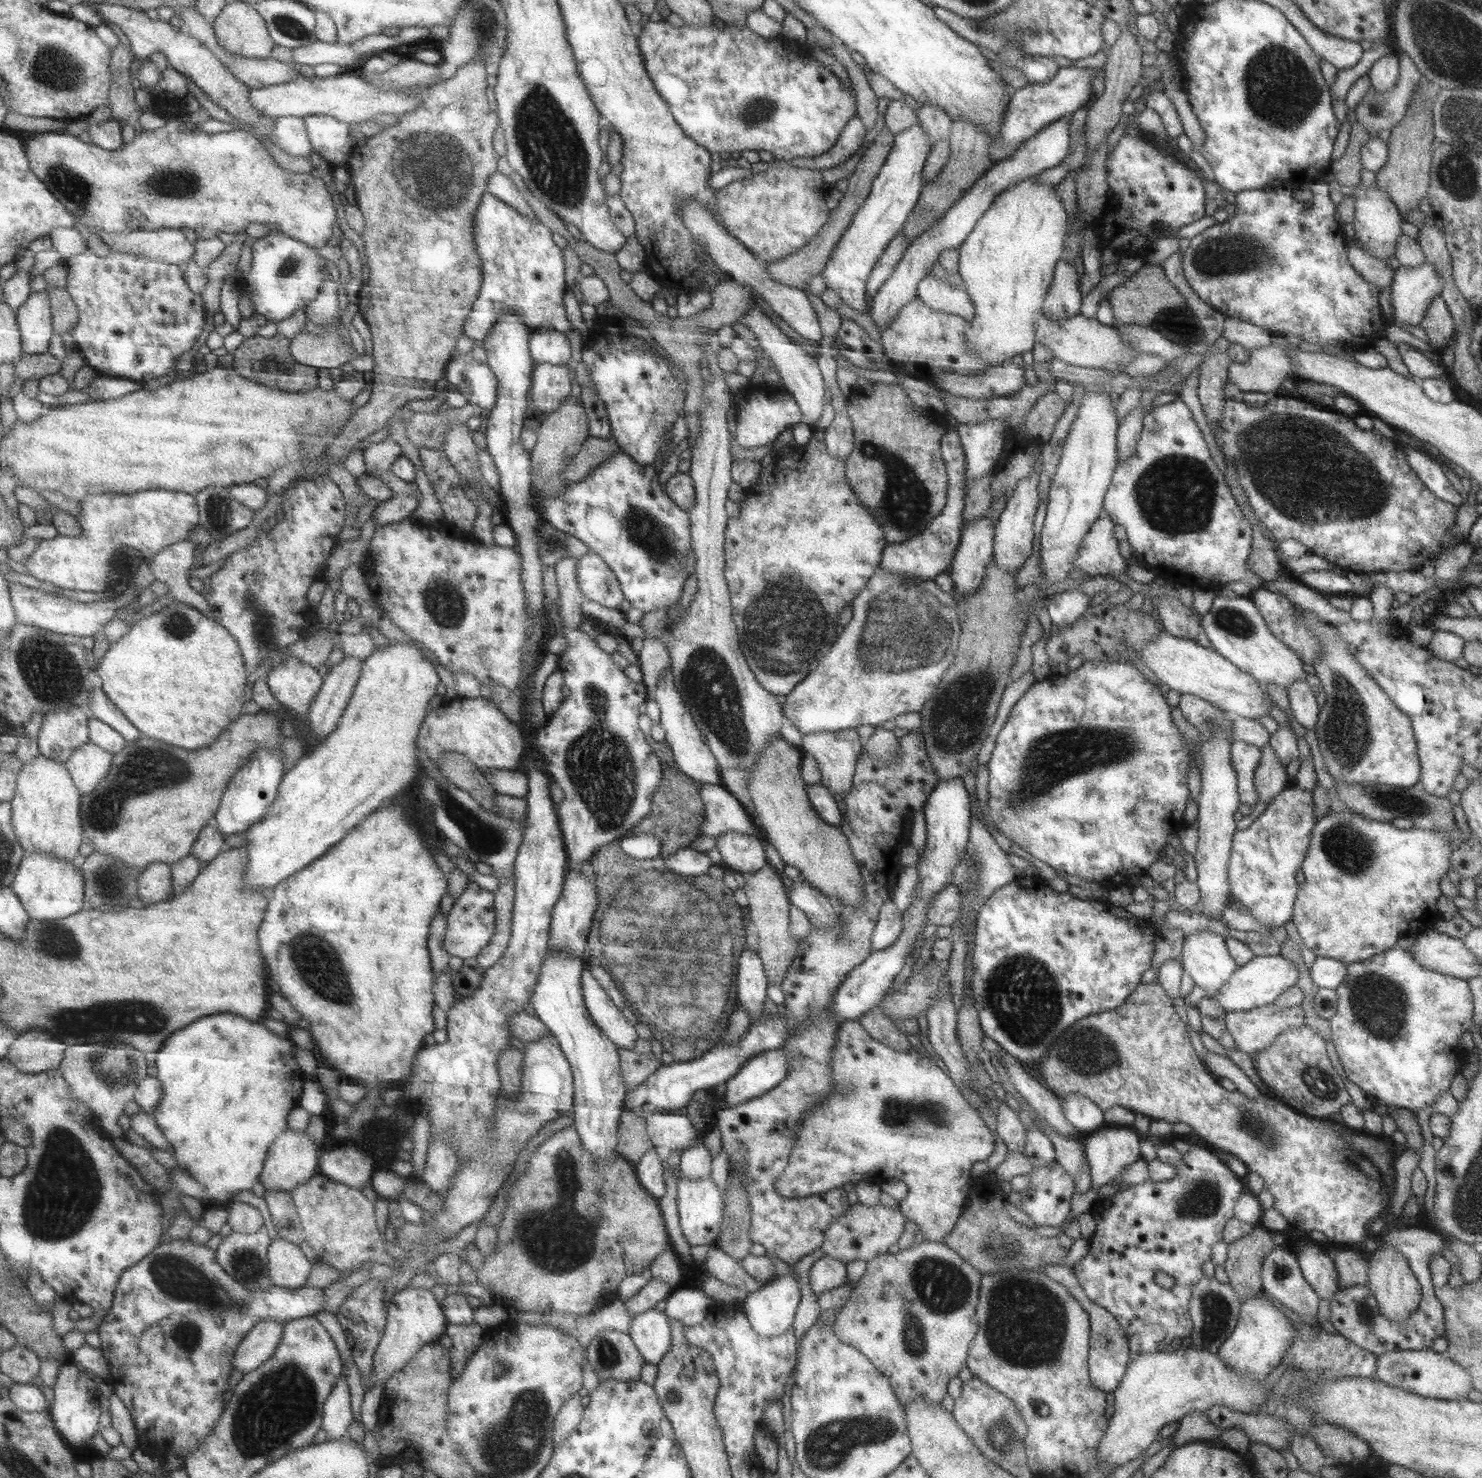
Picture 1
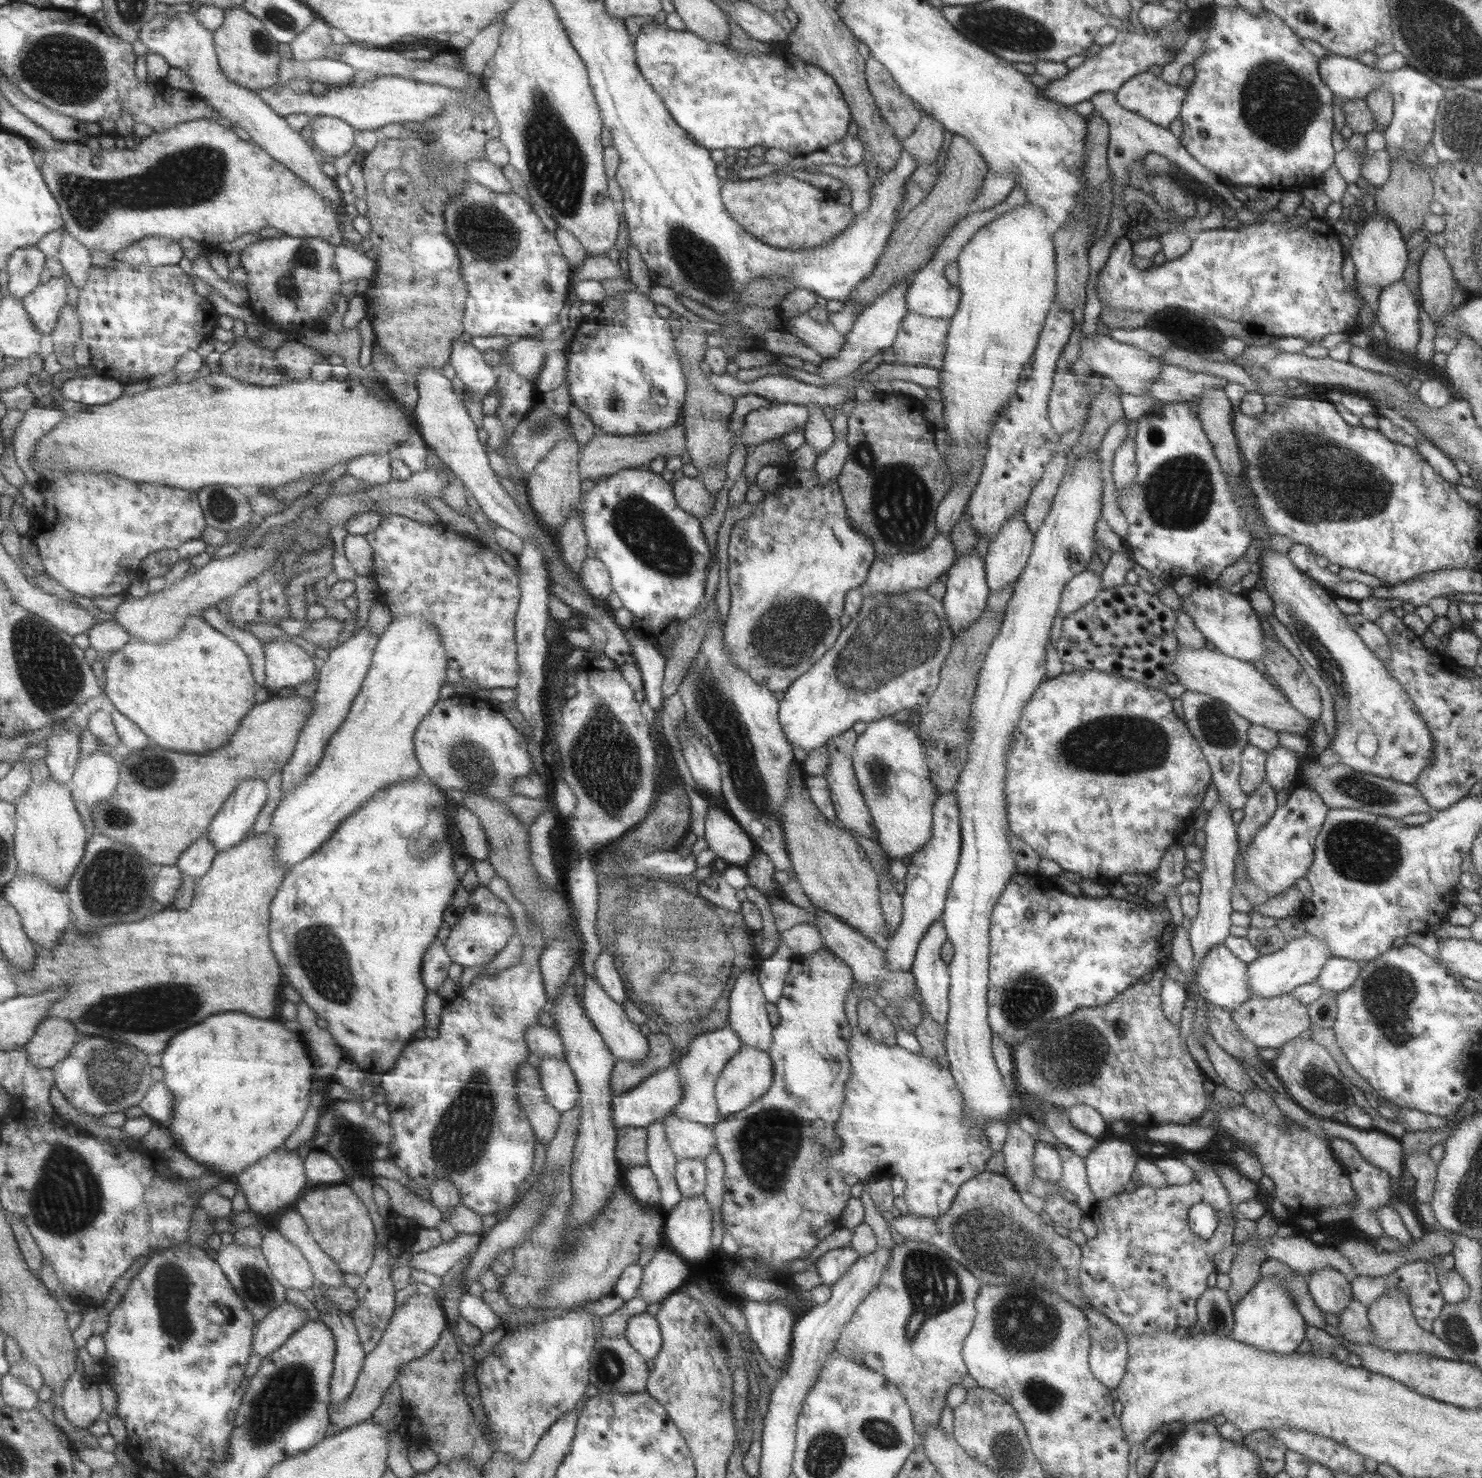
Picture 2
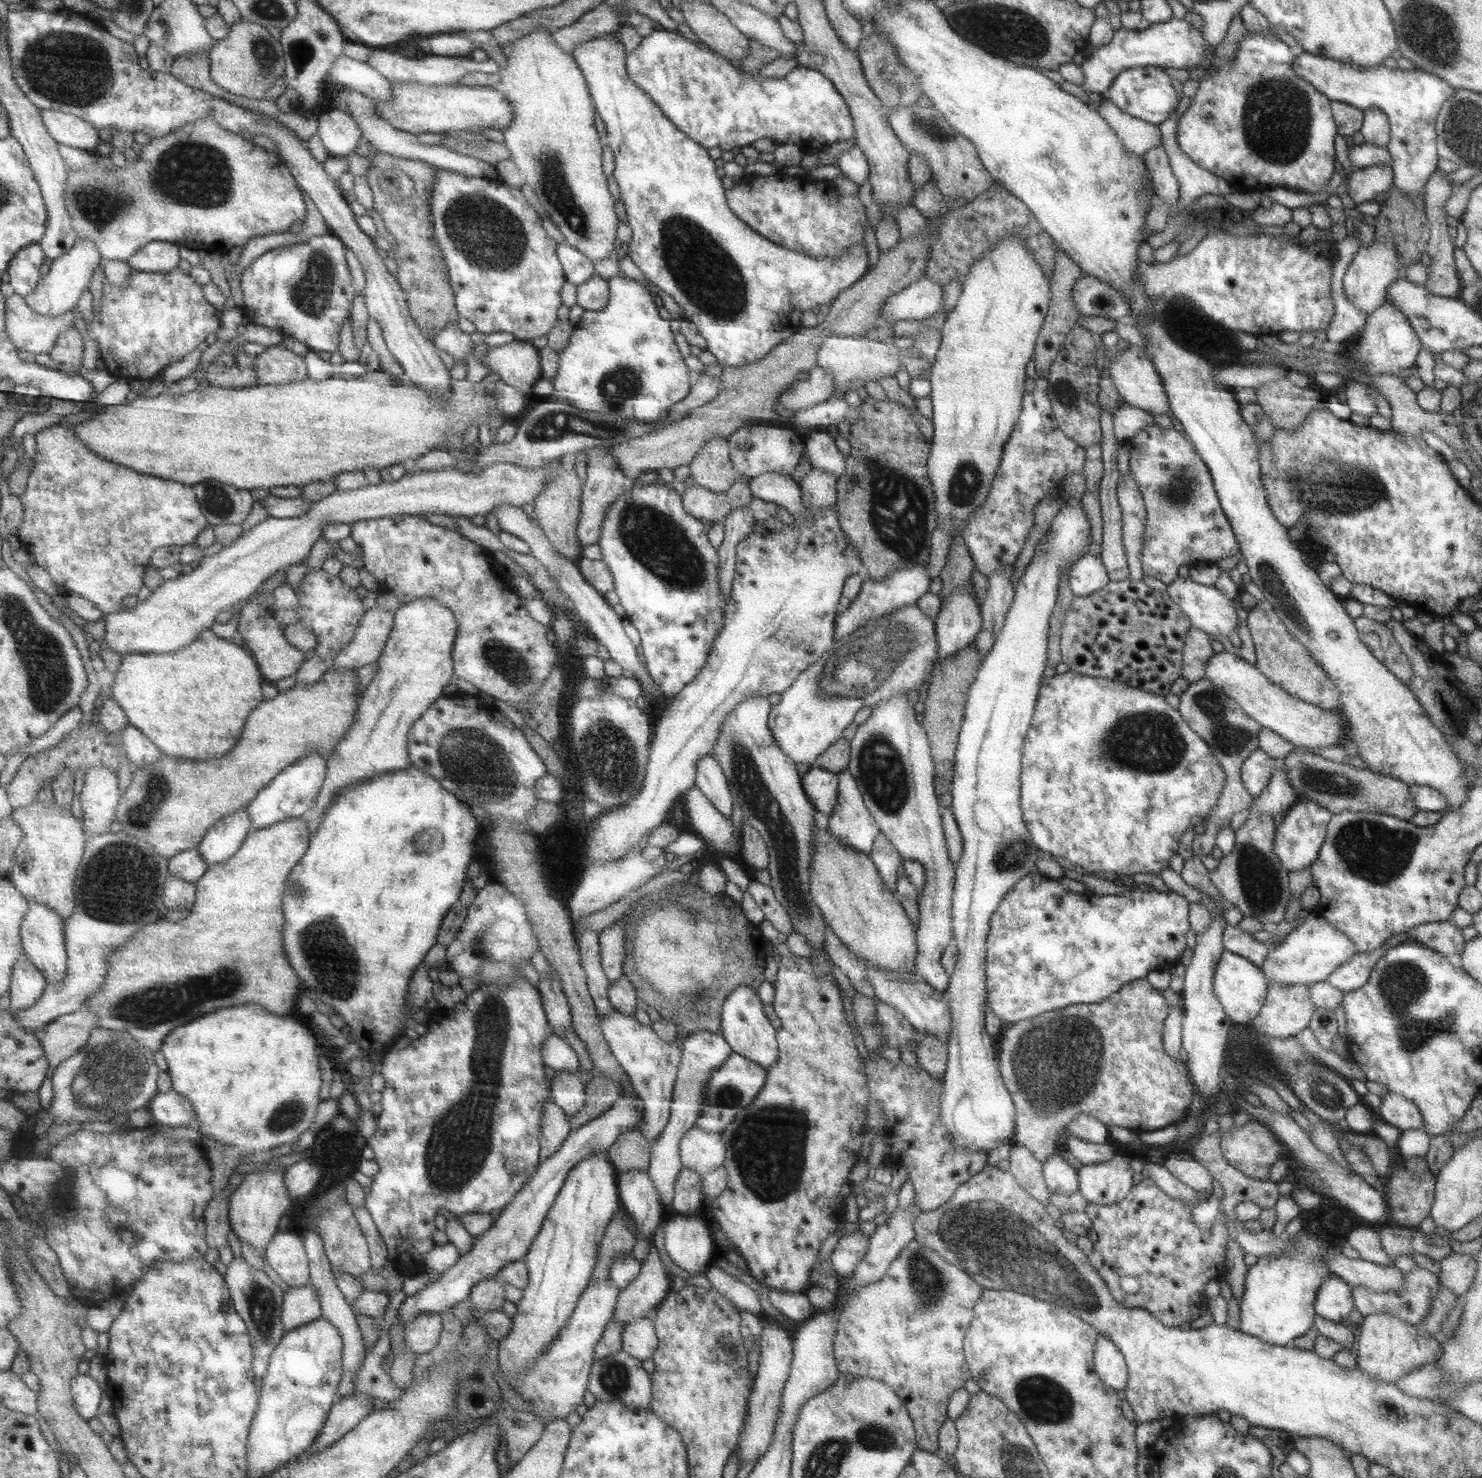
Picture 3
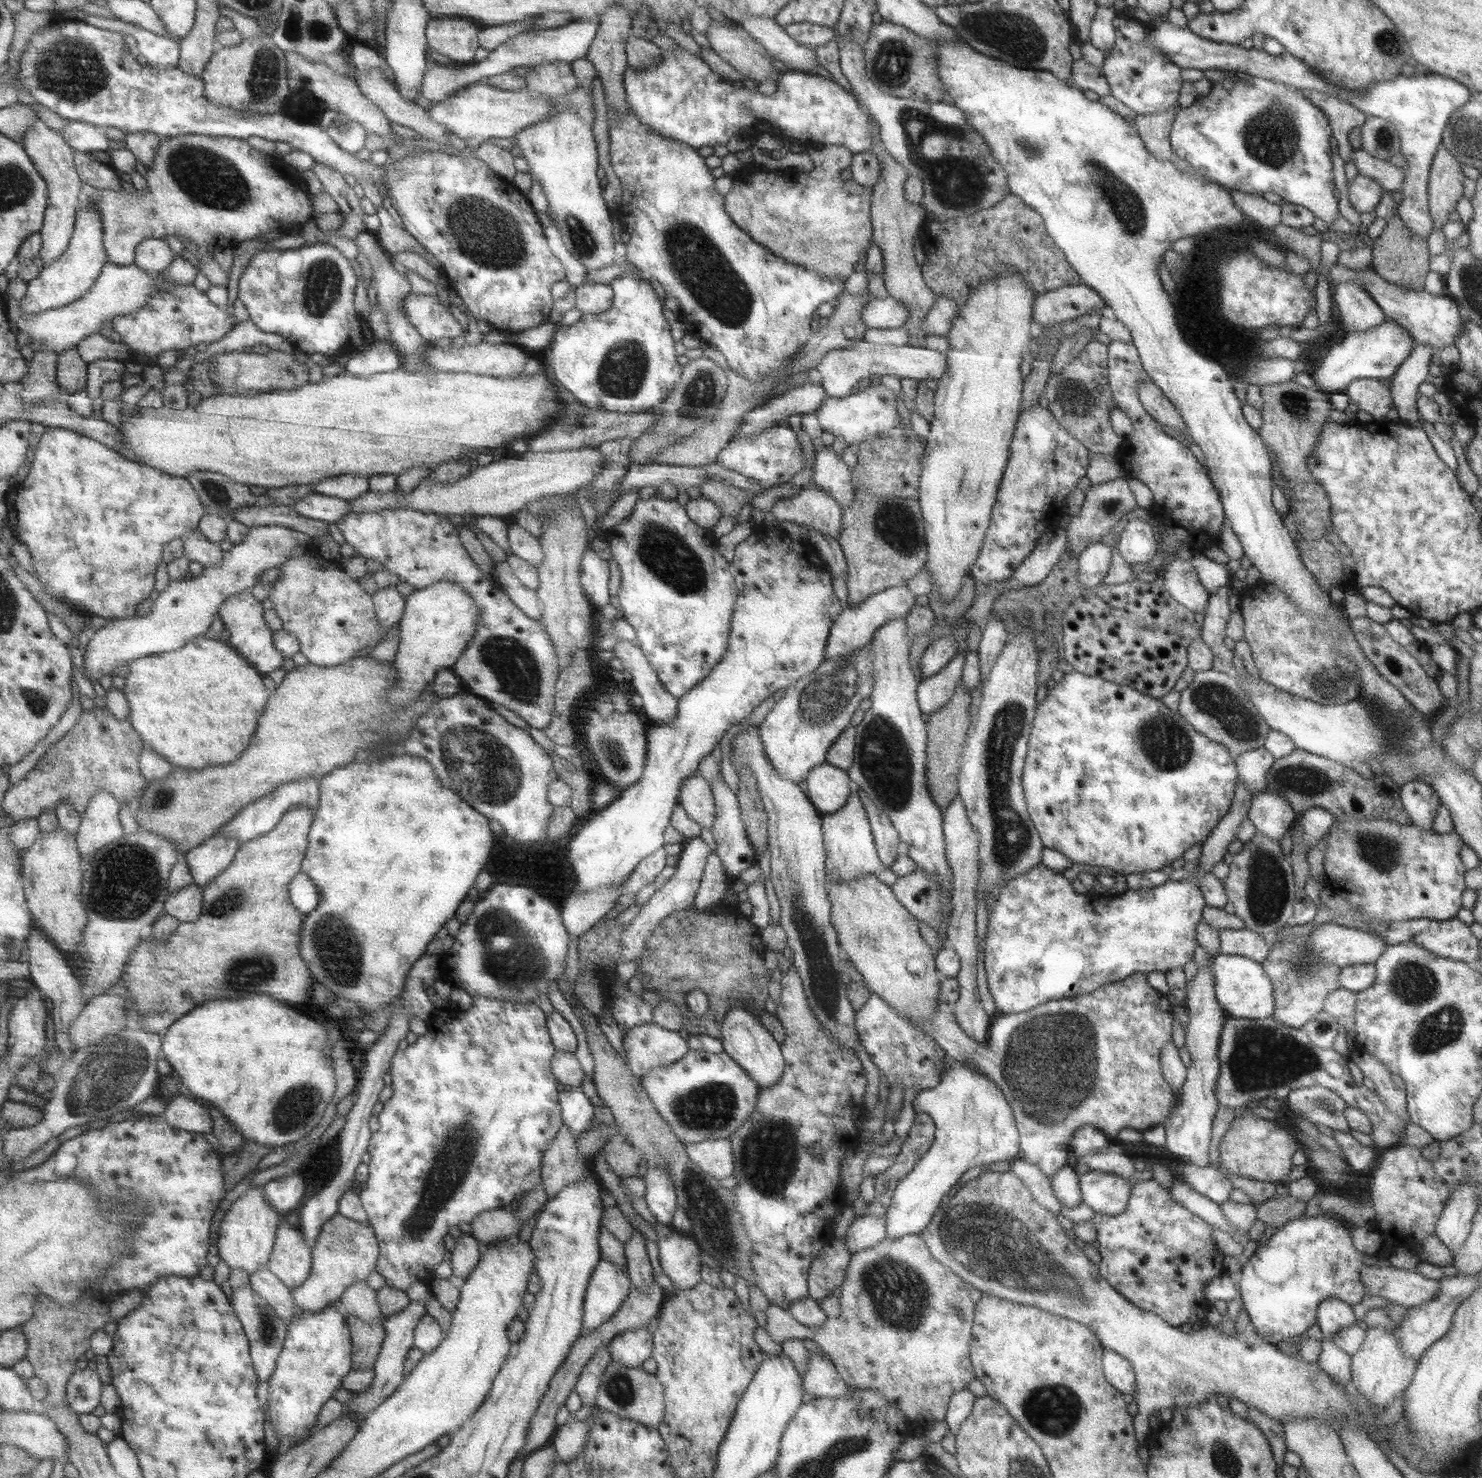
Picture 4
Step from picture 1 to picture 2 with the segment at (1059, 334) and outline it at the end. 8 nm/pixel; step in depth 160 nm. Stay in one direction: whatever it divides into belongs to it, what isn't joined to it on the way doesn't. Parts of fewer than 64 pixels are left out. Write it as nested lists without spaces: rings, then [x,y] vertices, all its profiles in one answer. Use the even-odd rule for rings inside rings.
[[[1097,332],[1088,337],[1081,335],[1079,345],[1081,346],[1079,362],[1084,361],[1090,366],[1092,372],[1098,372],[1104,377],[1111,378],[1118,390],[1124,394],[1148,395],[1164,365],[1159,358],[1152,356],[1147,350],[1118,342],[1110,335],[1102,335]]]

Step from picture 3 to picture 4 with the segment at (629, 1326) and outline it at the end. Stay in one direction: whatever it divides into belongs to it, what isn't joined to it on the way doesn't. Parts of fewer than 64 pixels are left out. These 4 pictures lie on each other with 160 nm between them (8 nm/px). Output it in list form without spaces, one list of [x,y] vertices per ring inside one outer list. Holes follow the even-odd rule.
[[[646,1327],[618,1334],[609,1342],[611,1362],[626,1366],[642,1367],[652,1357],[653,1335]]]

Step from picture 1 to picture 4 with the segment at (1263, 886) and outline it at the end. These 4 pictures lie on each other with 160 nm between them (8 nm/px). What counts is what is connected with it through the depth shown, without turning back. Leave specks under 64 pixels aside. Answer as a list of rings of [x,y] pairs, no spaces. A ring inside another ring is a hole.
[[[1316,805],[1300,815],[1296,823],[1302,825],[1305,847],[1310,850],[1326,833],[1330,832],[1337,820],[1333,814],[1330,814],[1329,809]]]

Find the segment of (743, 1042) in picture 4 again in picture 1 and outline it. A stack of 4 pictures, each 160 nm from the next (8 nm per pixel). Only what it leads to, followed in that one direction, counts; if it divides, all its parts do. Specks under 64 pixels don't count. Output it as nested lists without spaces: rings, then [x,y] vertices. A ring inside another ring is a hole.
[[[747,944],[737,961],[737,1002],[745,1008],[754,1023],[763,1016],[761,1012],[767,999],[769,980],[762,959]]]

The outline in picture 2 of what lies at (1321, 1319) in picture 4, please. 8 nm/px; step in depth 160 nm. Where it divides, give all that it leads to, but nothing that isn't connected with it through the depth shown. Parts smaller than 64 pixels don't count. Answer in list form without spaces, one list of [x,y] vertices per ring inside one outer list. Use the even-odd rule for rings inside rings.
[[[1331,1267],[1314,1271],[1307,1283],[1314,1302],[1322,1312],[1339,1316],[1353,1298],[1351,1281]]]

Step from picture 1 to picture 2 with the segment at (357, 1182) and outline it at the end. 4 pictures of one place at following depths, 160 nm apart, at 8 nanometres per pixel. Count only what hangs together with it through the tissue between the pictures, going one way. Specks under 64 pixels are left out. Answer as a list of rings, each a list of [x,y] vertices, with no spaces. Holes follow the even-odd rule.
[[[314,1149],[306,1159],[306,1172],[310,1176],[310,1184],[328,1186],[329,1183],[342,1184],[346,1180],[346,1170],[342,1164],[321,1149]]]

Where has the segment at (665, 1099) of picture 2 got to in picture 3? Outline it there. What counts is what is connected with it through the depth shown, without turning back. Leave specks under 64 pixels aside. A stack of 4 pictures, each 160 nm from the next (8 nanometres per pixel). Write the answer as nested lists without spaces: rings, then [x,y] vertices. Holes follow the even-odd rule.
[[[638,1096],[637,1098],[621,1097],[600,1117],[594,1118],[578,1130],[571,1130],[560,1149],[541,1162],[530,1181],[502,1209],[494,1224],[484,1234],[475,1237],[475,1243],[470,1251],[462,1255],[452,1268],[441,1273],[435,1282],[429,1282],[426,1287],[403,1300],[399,1306],[399,1317],[403,1324],[408,1324],[422,1313],[441,1313],[443,1310],[452,1309],[459,1302],[468,1300],[472,1287],[478,1282],[499,1273],[506,1264],[523,1260],[530,1252],[534,1236],[538,1234],[547,1217],[546,1214],[558,1198],[570,1170],[594,1153],[607,1153],[620,1134],[636,1129],[636,1124],[642,1117],[644,1117],[642,1100]]]

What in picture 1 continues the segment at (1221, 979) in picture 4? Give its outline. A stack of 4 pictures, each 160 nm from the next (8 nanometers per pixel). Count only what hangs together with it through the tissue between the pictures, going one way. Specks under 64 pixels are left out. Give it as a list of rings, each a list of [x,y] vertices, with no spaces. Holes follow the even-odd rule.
[[[1212,931],[1193,932],[1184,939],[1182,960],[1184,970],[1193,978],[1195,985],[1206,992],[1206,997],[1214,996],[1232,978],[1237,964],[1226,946],[1224,936]]]

